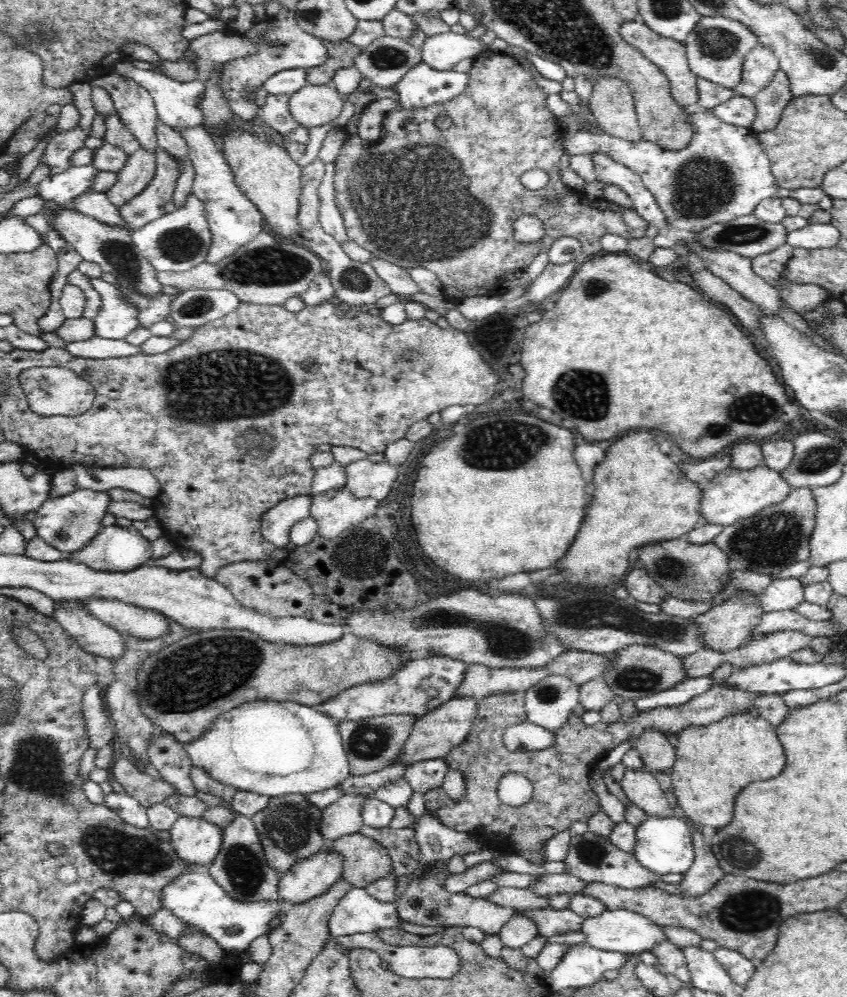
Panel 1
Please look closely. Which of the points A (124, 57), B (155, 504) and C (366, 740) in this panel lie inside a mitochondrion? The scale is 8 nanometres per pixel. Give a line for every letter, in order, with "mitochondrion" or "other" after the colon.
A: other
B: other
C: mitochondrion

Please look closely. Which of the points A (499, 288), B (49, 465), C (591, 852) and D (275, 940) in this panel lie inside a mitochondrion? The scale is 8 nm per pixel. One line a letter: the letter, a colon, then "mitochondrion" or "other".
A: other
B: other
C: mitochondrion
D: other

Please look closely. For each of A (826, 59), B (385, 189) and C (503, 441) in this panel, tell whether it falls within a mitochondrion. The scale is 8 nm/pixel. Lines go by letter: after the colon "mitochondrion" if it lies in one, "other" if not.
A: mitochondrion
B: mitochondrion
C: mitochondrion

